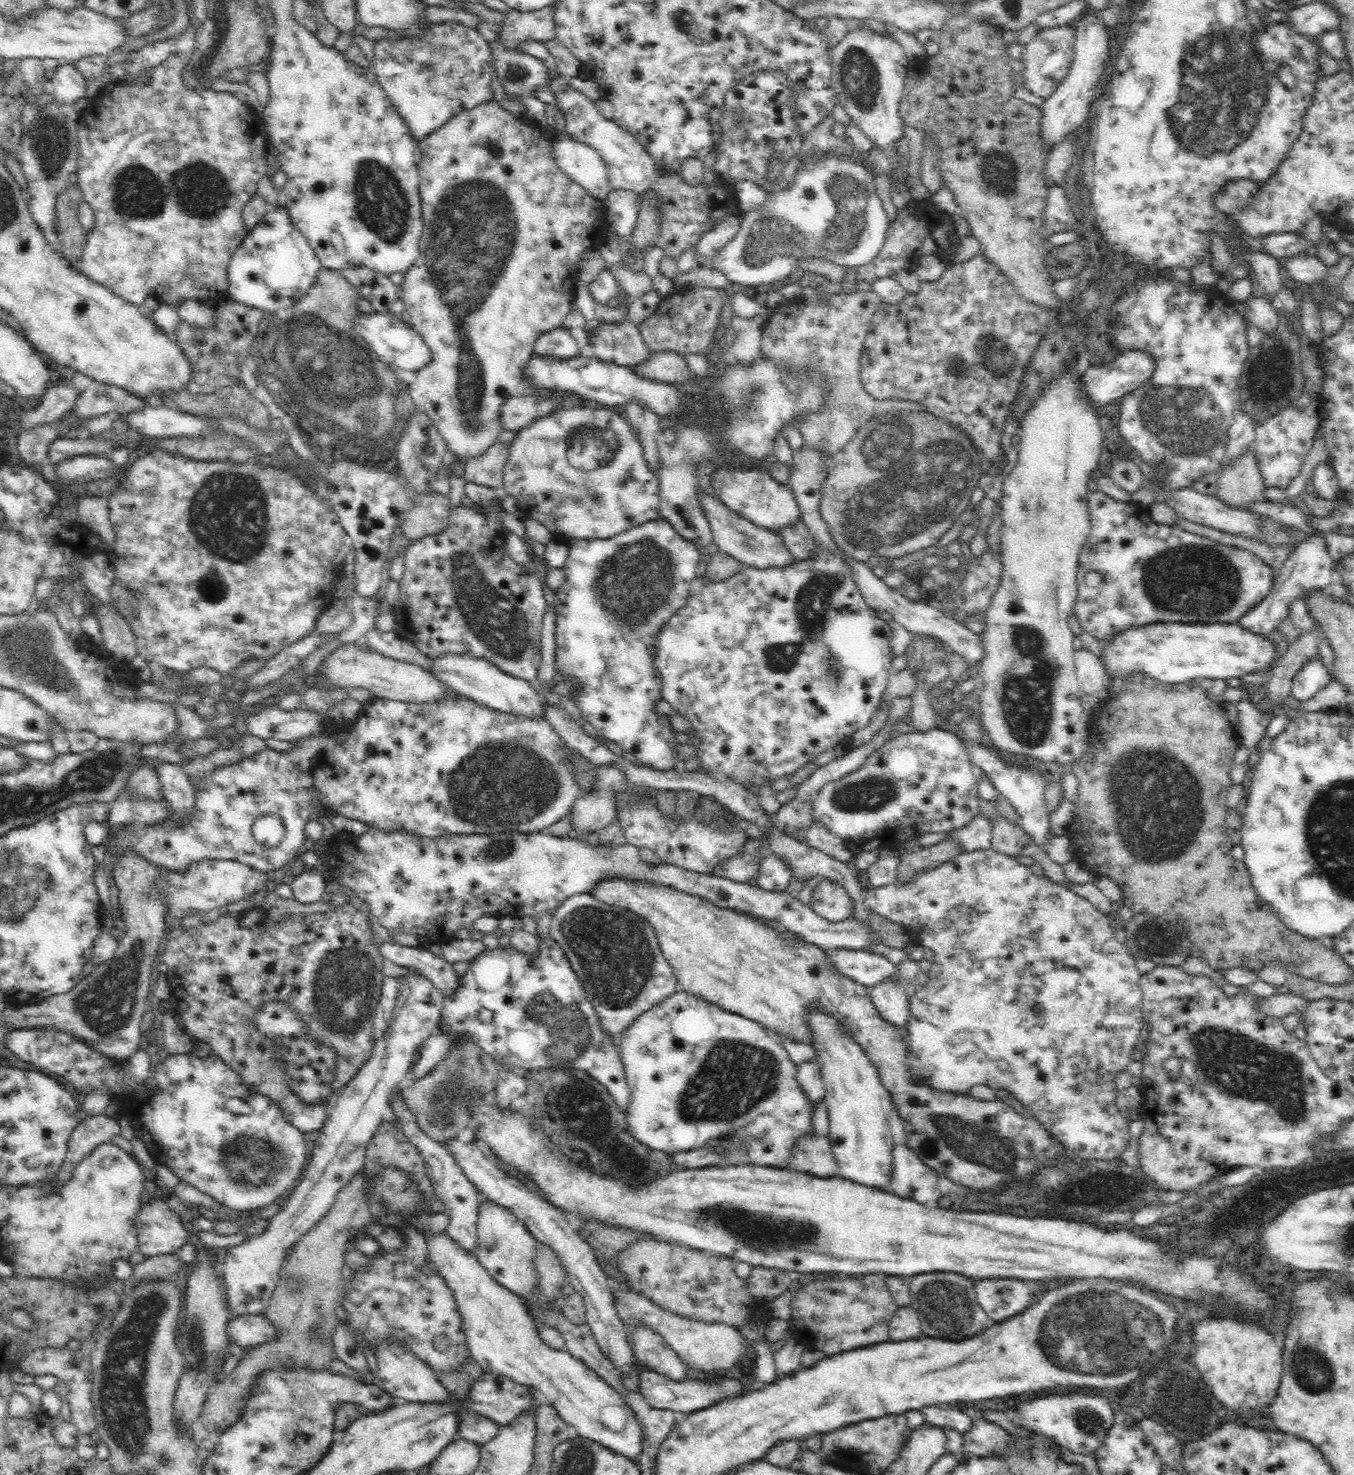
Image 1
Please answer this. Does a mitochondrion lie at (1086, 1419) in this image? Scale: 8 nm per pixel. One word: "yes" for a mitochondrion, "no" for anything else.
yes

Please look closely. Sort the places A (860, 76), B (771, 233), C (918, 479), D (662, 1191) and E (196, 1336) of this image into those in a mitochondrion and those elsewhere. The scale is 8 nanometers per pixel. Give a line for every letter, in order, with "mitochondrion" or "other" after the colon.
A: mitochondrion
B: mitochondrion
C: mitochondrion
D: other
E: mitochondrion

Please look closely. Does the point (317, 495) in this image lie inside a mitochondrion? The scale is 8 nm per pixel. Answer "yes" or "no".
no

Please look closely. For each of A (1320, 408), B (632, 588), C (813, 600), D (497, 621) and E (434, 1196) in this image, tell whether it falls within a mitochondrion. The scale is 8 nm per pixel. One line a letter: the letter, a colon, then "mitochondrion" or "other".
A: other
B: mitochondrion
C: mitochondrion
D: mitochondrion
E: other

